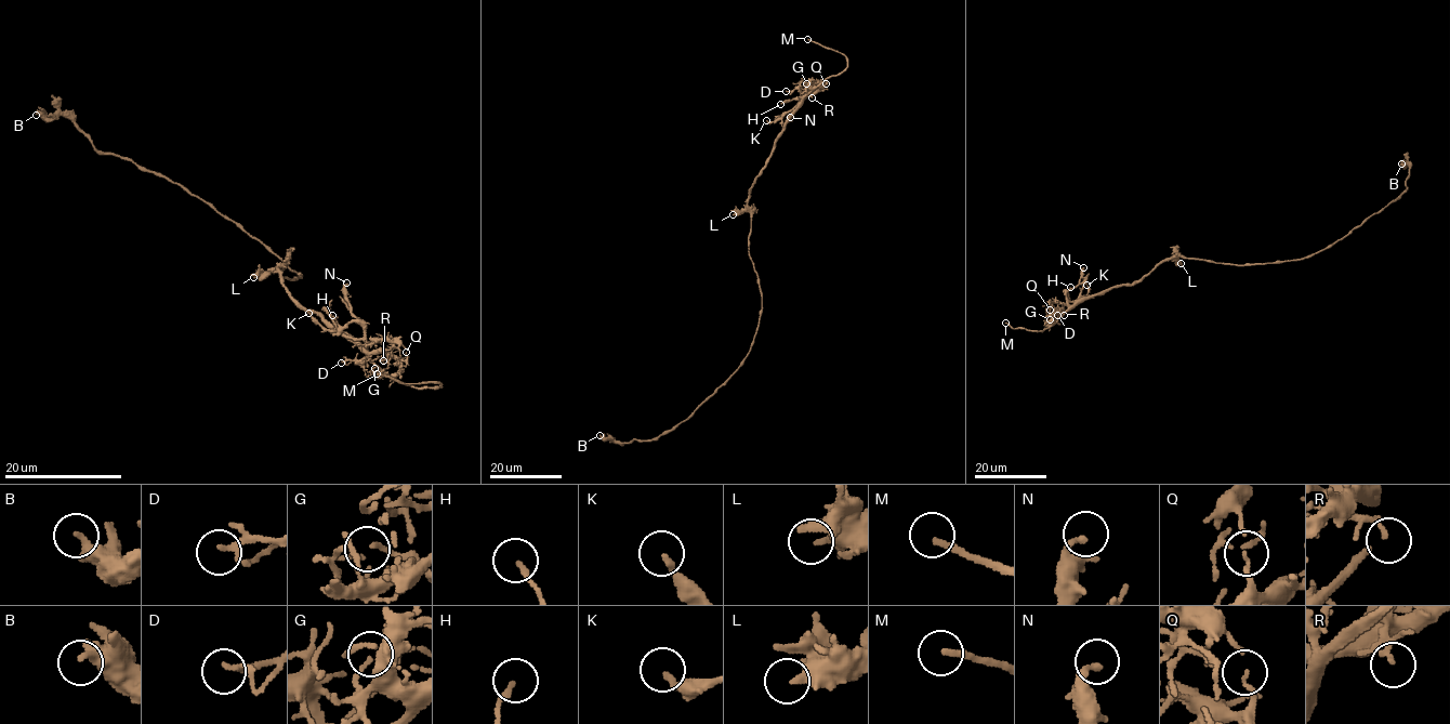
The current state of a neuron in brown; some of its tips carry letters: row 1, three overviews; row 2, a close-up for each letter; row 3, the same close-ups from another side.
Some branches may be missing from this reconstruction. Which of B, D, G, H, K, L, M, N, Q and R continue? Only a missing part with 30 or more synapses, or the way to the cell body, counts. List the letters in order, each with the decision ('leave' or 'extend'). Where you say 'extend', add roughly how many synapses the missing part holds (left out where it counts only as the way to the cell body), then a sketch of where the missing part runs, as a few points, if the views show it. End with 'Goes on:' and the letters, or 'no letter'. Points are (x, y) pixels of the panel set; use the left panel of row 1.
B: leave
D: leave
G: leave
H: leave
K: leave
L: leave
M: extend; missing branch runs (377, 373), (360, 368), (341, 383)
N: leave
Q: leave
R: leave
Goes on: M

